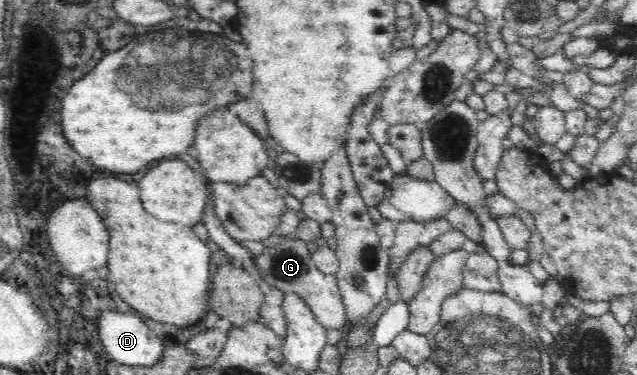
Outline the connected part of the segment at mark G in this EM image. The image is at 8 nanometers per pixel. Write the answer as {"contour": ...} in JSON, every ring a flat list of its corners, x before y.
{"contour":[[295,237,284,238,277,246,266,247,253,262,264,286,279,288,284,293,293,292,301,296,321,326,327,330,342,330,348,322,348,317,336,277,320,272,312,259,313,252,308,250,306,243]]}

